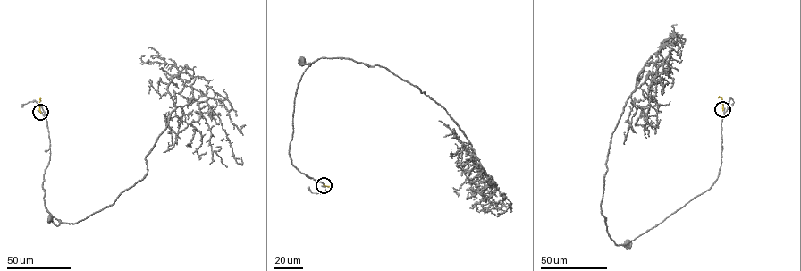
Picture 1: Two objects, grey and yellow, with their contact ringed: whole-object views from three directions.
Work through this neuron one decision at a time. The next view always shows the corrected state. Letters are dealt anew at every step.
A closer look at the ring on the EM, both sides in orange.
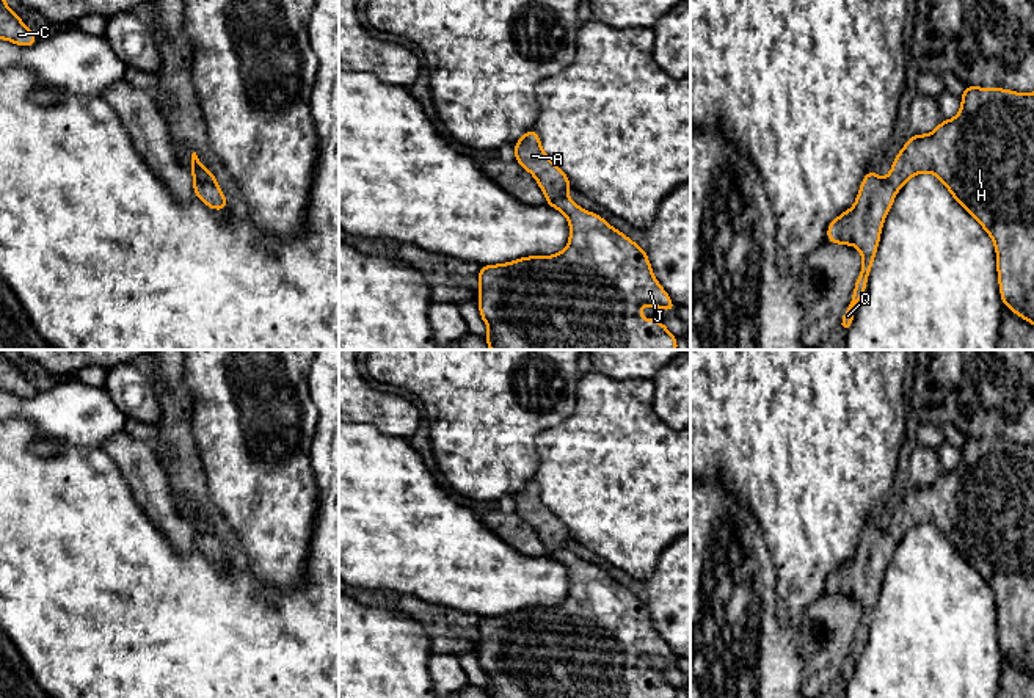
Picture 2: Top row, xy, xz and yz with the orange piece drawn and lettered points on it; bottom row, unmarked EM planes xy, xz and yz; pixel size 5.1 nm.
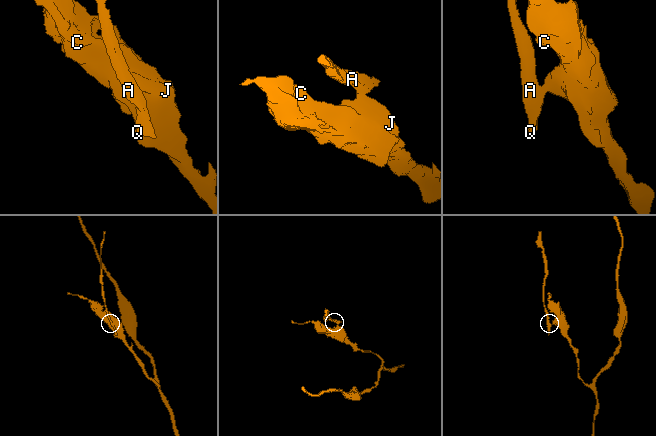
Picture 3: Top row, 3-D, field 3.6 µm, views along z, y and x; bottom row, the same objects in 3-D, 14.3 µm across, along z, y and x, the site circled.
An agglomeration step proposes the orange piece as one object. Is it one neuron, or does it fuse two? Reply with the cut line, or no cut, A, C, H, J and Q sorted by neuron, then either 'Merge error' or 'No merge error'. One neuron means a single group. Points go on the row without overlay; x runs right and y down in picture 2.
Split along xy (195, 532), (217, 538). Groups: A Q / C H J. Merge error

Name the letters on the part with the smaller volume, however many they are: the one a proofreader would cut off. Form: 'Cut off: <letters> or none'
Cut off: A, Q

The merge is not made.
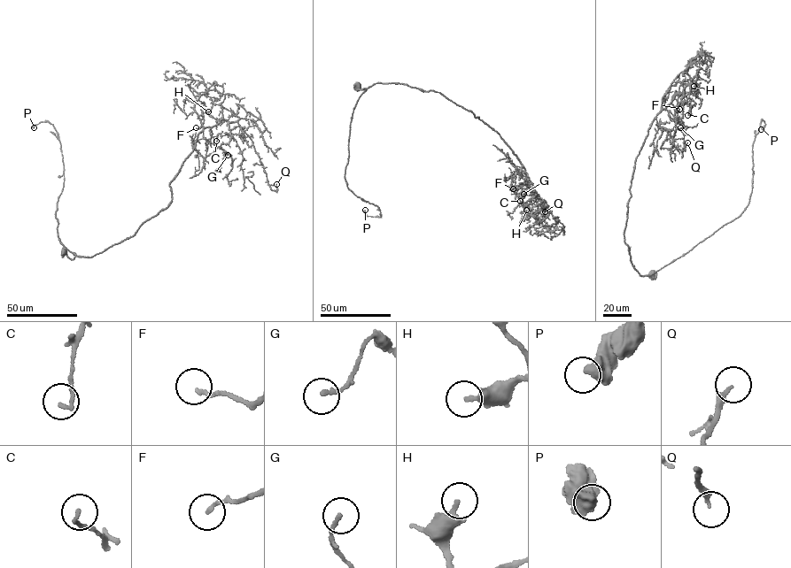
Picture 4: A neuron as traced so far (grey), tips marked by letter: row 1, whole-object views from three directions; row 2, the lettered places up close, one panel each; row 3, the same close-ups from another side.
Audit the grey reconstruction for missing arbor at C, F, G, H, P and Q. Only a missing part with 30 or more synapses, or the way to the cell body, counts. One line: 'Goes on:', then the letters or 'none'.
Goes on: none

